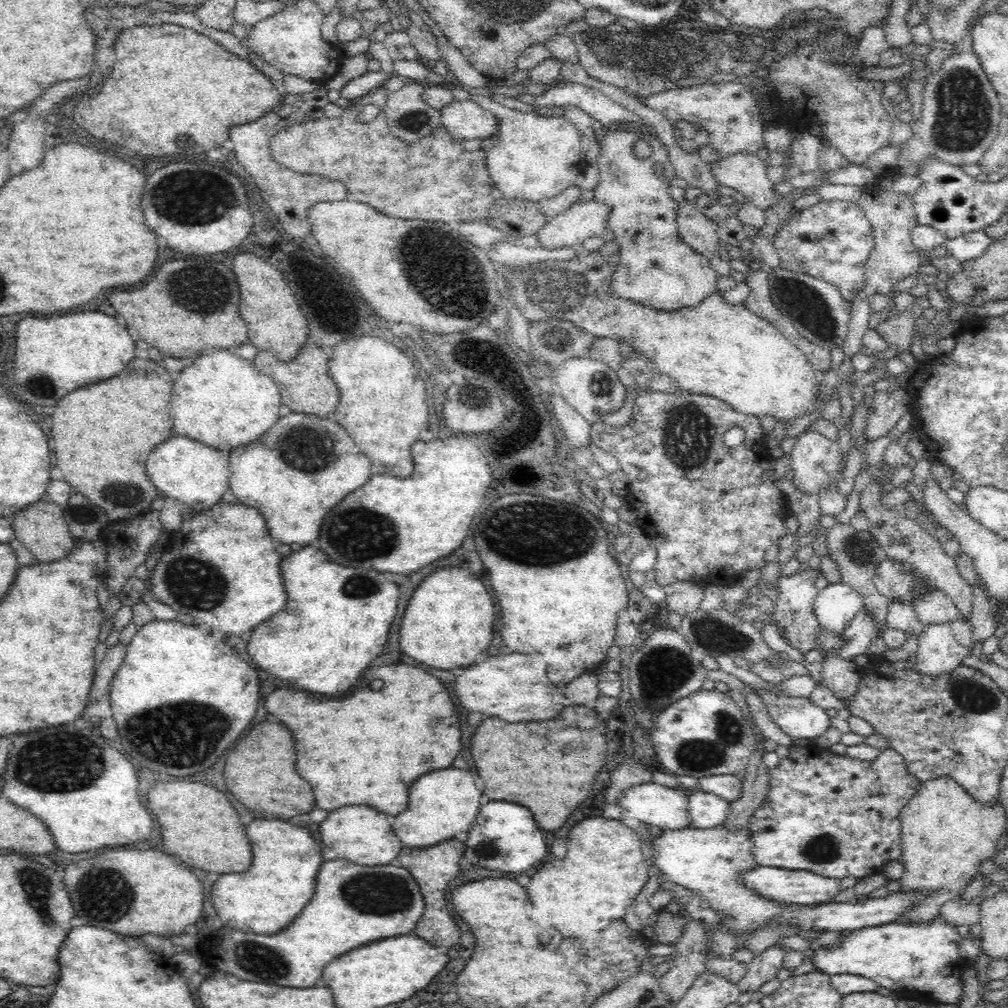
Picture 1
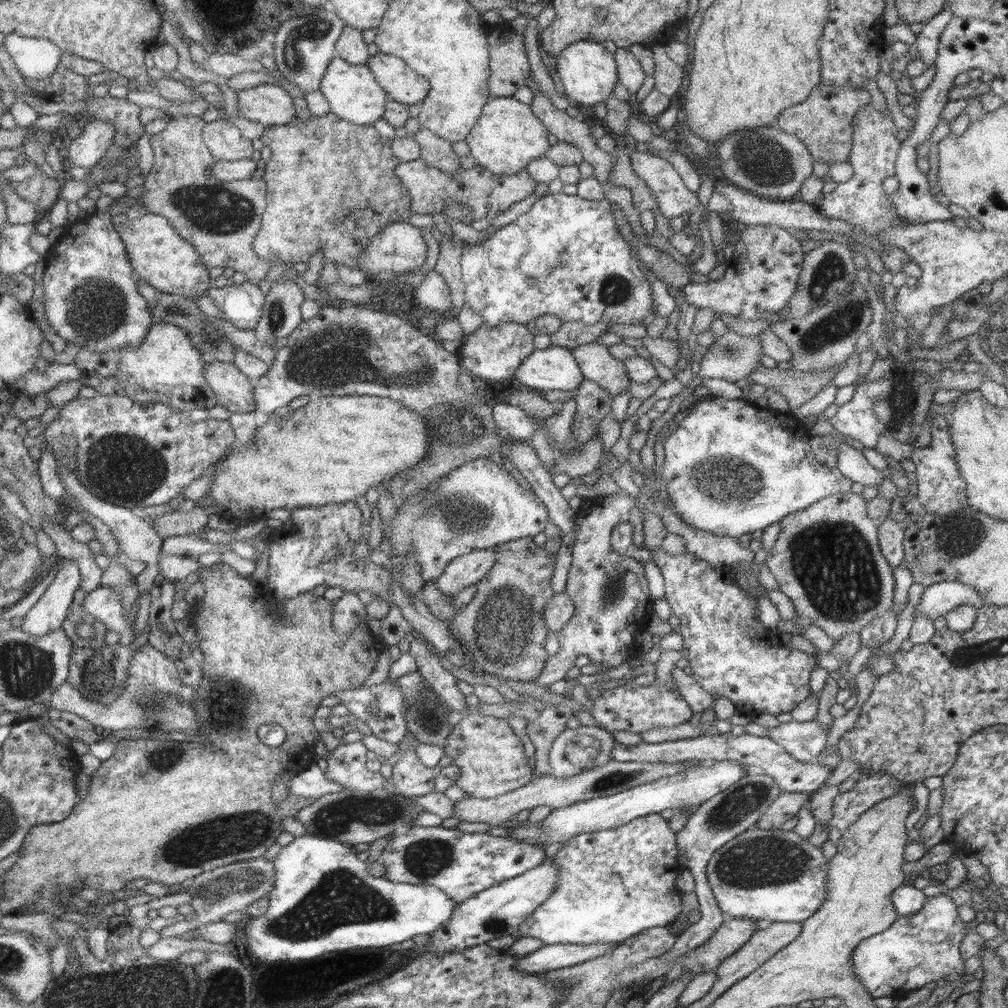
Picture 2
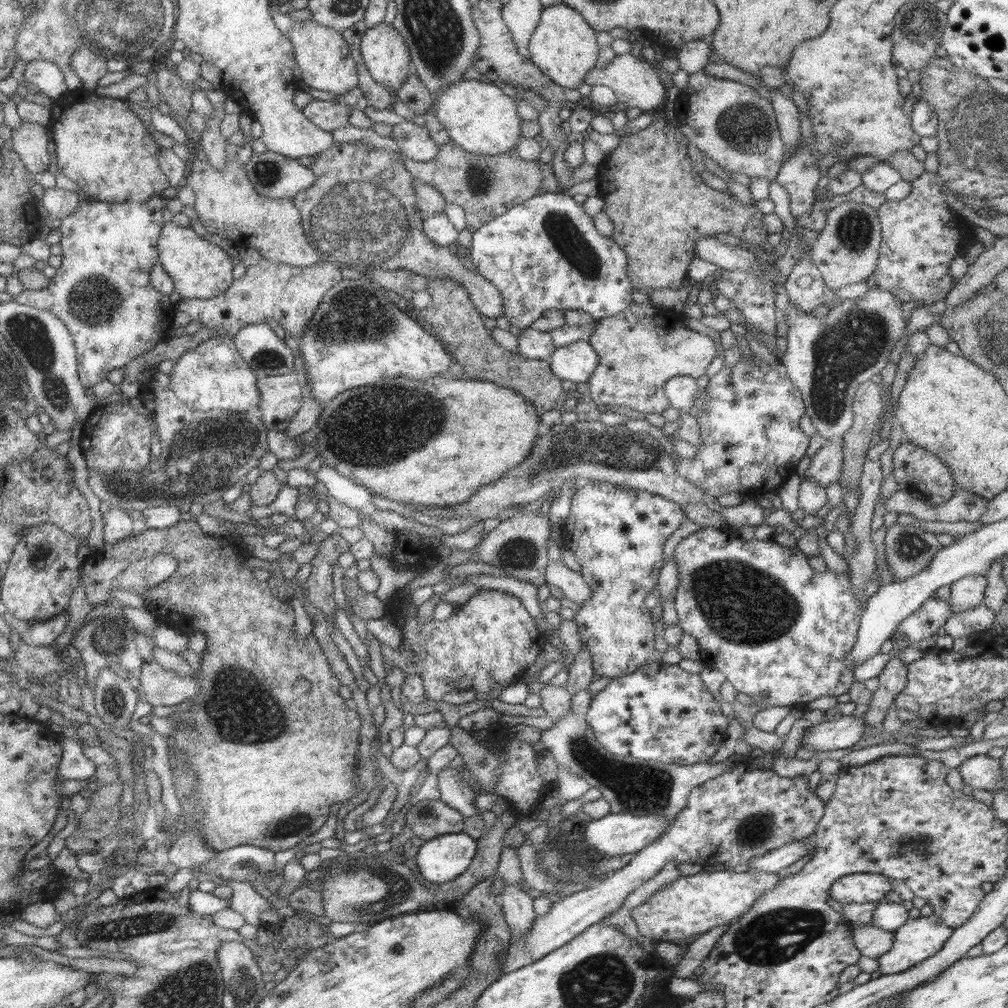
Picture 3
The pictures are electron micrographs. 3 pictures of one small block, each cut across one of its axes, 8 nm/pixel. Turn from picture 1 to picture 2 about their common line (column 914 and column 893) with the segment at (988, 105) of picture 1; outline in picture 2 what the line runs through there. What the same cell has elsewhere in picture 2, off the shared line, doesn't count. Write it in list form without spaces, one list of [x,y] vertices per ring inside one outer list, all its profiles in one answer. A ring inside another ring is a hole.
[[[871,103],[856,112],[851,155],[848,160],[854,169],[853,177],[846,182],[838,183],[838,187],[832,193],[823,196],[818,204],[823,215],[833,219],[847,220],[851,225],[865,228],[868,234],[878,238],[885,247],[884,252],[880,253],[881,260],[888,272],[893,275],[903,272],[904,268],[912,262],[907,252],[879,238],[879,232],[883,230],[909,224],[897,217],[889,202],[890,195],[885,193],[883,187],[885,178],[895,176],[895,162],[901,147],[901,142],[896,137],[898,130],[892,118],[884,112],[878,112]]]

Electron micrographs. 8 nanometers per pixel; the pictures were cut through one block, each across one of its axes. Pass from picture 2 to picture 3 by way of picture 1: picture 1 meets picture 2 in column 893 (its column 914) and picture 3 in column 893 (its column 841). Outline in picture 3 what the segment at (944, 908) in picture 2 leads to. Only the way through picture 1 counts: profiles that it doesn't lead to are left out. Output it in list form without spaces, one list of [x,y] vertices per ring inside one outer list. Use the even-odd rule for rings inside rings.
[[[940,916],[910,917],[894,932],[892,948],[878,959],[882,974],[898,974],[939,952],[950,938],[953,928],[946,926]]]

